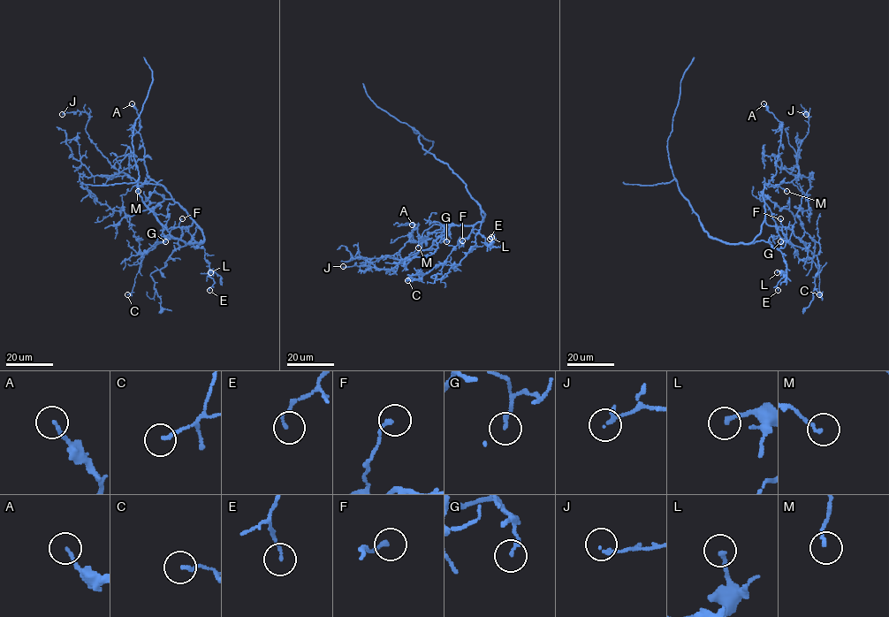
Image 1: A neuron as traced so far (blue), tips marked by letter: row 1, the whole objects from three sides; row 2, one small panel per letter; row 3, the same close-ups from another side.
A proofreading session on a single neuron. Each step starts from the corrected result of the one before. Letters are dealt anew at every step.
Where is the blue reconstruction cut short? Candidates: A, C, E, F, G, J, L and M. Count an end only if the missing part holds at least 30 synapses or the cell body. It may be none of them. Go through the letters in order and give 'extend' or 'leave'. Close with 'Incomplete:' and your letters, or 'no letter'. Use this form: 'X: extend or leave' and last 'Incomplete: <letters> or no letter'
A: leave
C: leave
E: leave
F: leave
G: leave
J: leave
L: leave
M: leave
Incomplete: no letter

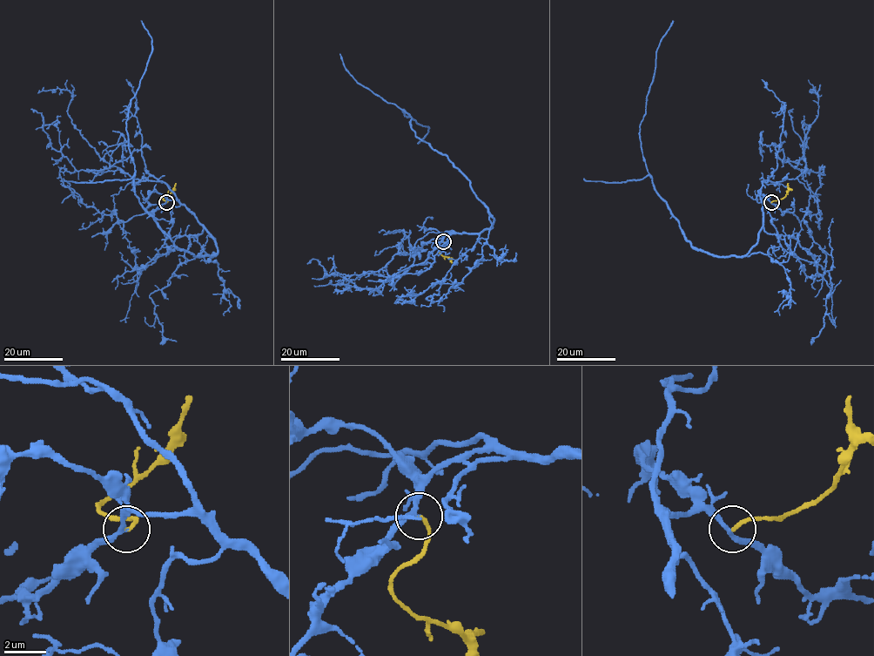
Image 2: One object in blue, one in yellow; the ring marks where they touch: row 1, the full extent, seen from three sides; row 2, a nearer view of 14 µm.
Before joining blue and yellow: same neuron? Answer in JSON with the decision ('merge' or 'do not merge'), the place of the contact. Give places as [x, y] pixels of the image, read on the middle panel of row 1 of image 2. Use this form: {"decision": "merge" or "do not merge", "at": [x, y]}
{"decision": "merge", "at": [443, 241]}

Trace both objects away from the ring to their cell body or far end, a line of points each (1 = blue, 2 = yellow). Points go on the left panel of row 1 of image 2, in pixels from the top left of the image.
1: (166, 202), (194, 214), (213, 256), (179, 250), (135, 192), (125, 124), (151, 50), (140, 20)
2: (166, 202), (163, 199), (176, 183)

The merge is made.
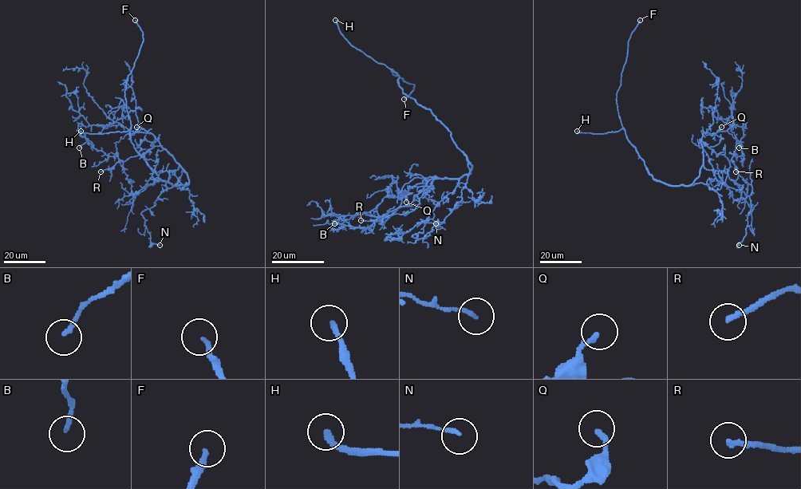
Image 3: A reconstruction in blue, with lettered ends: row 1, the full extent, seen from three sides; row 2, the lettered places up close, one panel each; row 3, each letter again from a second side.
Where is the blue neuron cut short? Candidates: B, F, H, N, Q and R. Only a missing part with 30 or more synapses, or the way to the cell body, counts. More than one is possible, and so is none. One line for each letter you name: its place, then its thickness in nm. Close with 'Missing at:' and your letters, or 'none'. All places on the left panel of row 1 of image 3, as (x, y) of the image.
F: place (135, 20); calibre 220 nm
H: place (80, 131); calibre 220 nm
R: place (100, 171); calibre 200 nm
Missing at: F, H, R

